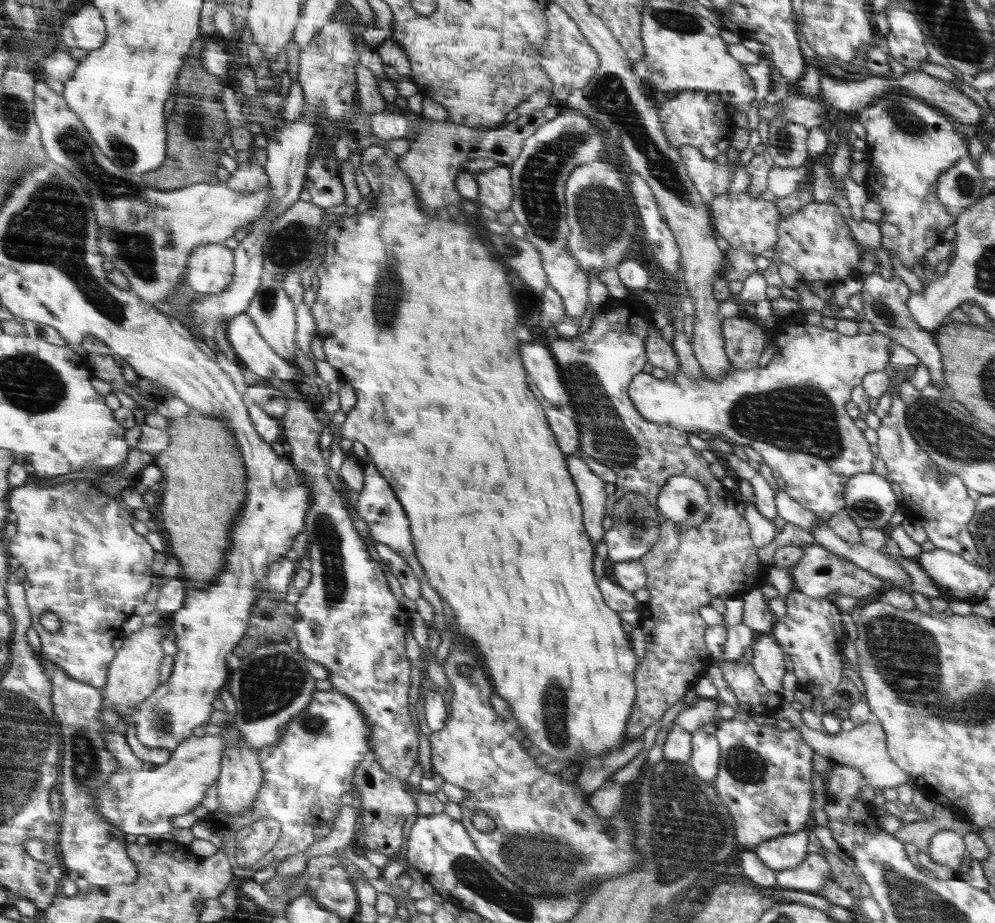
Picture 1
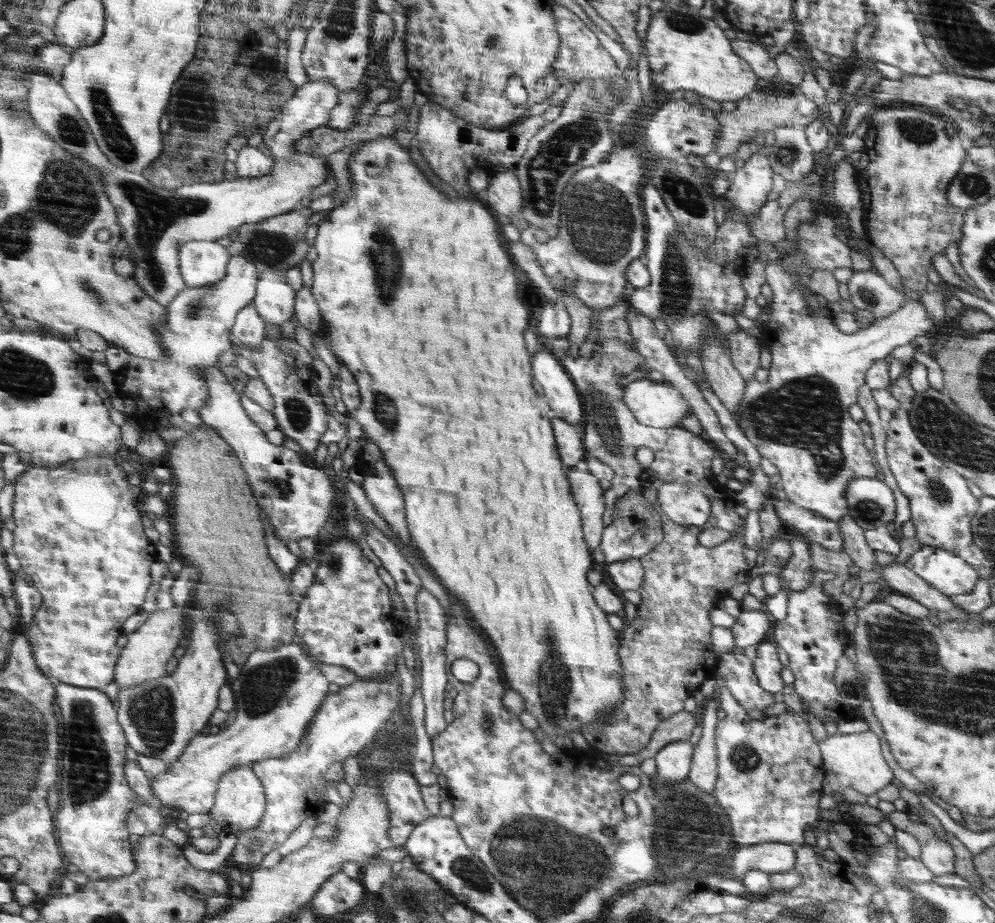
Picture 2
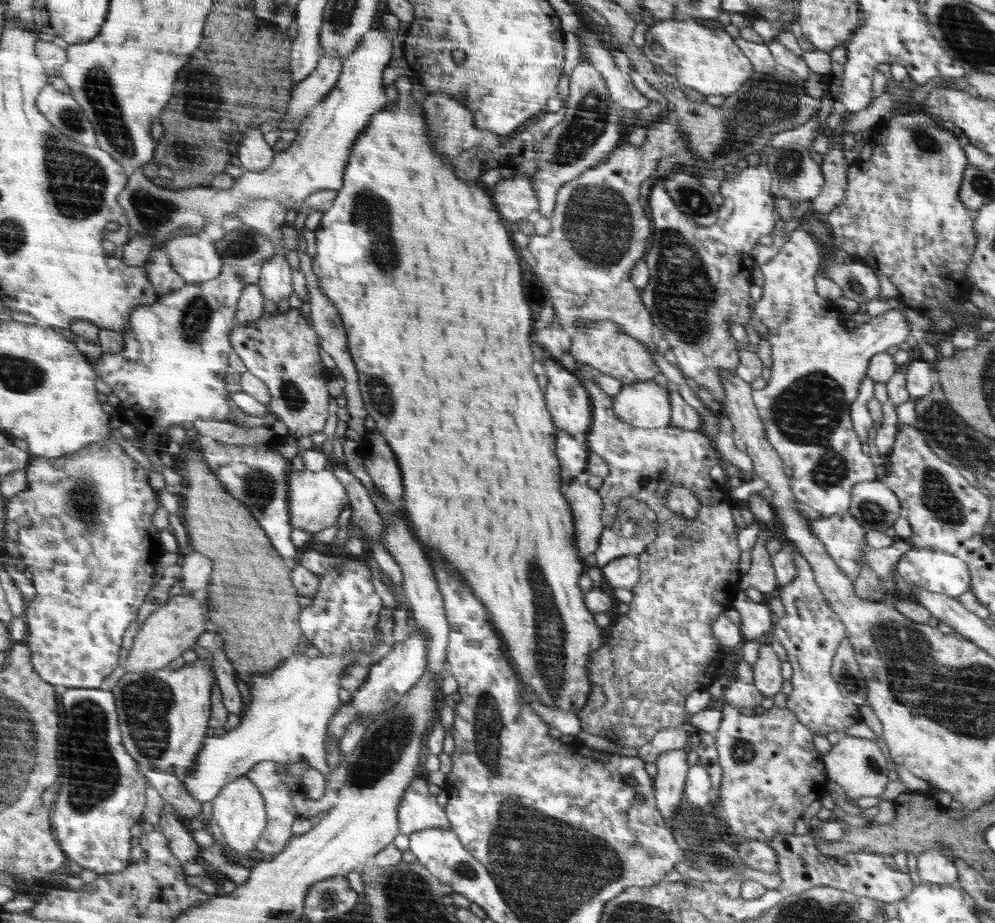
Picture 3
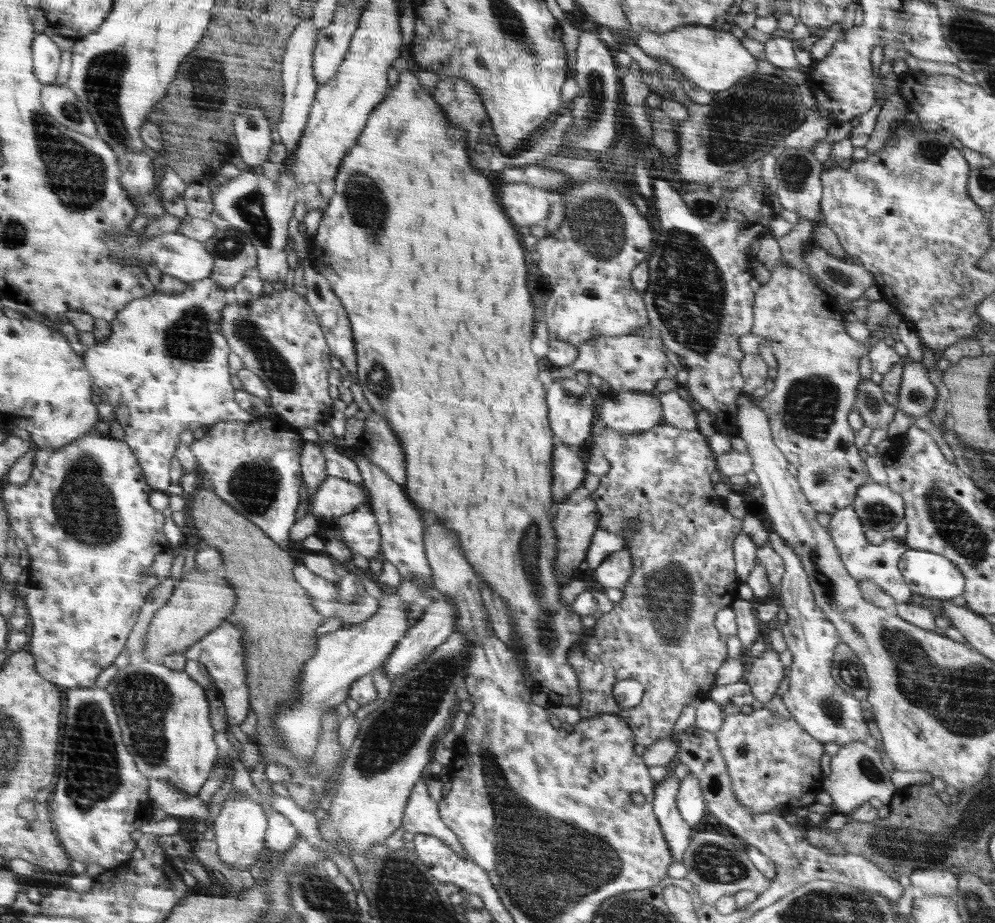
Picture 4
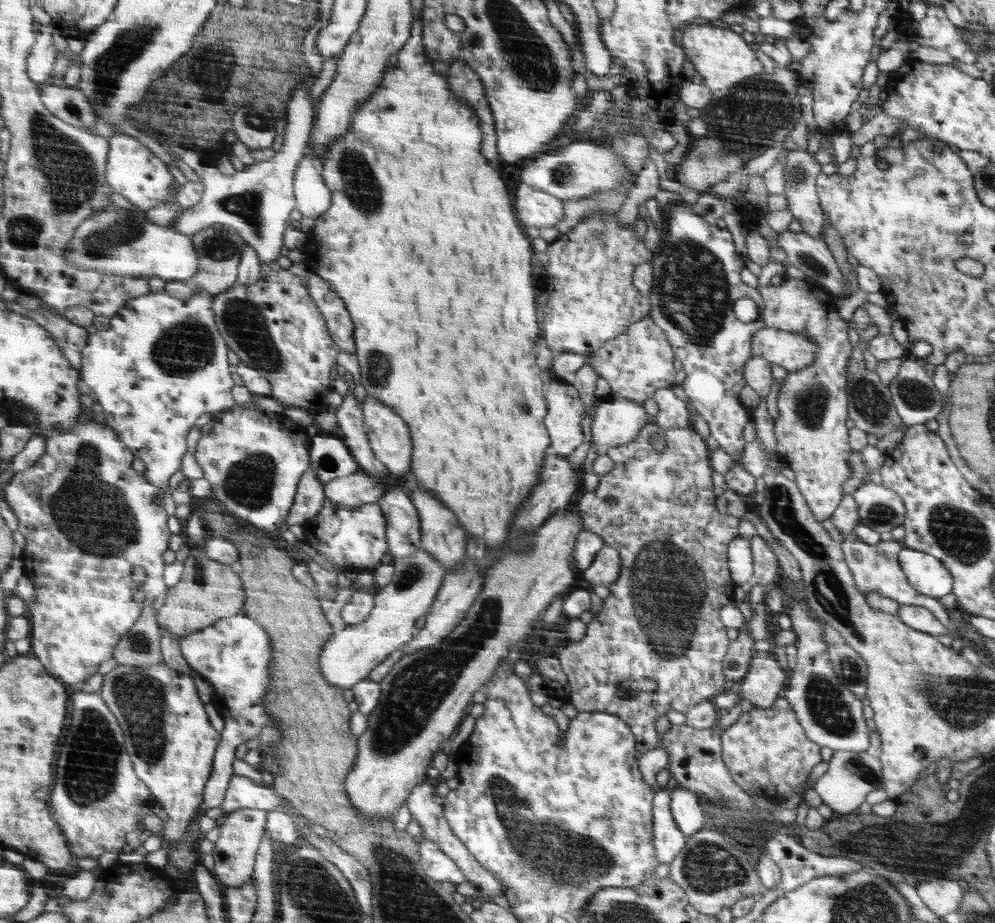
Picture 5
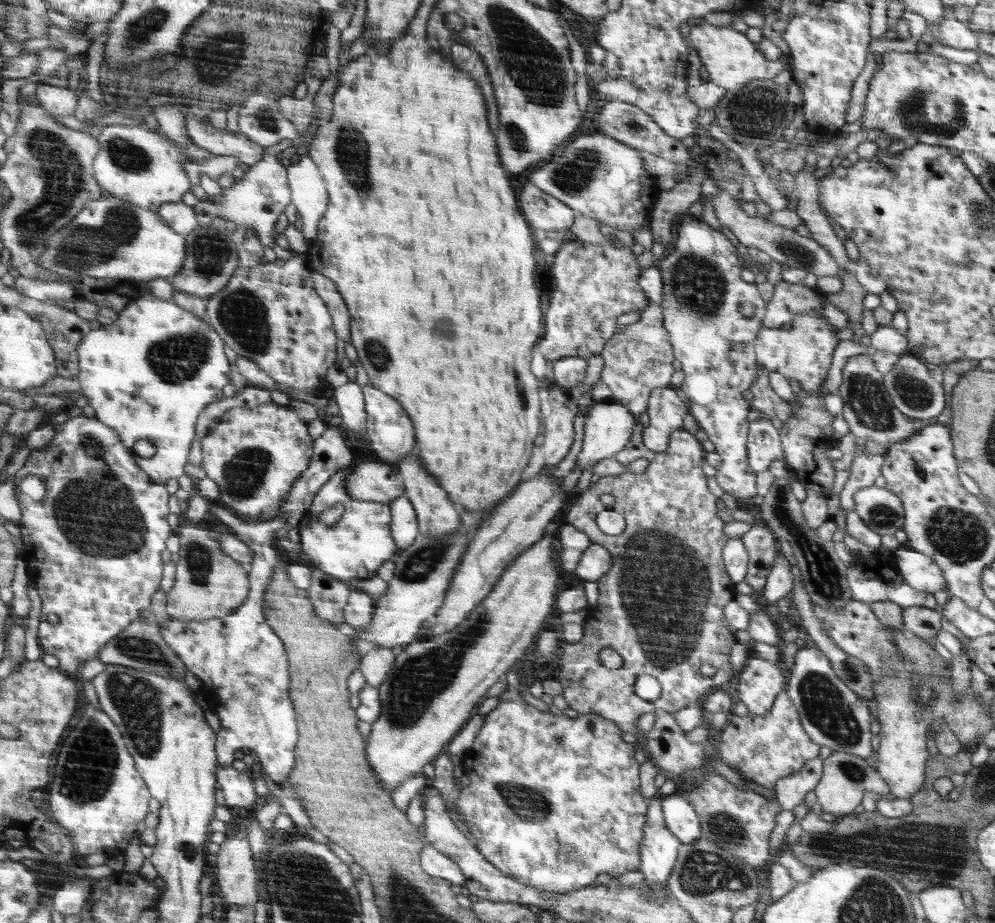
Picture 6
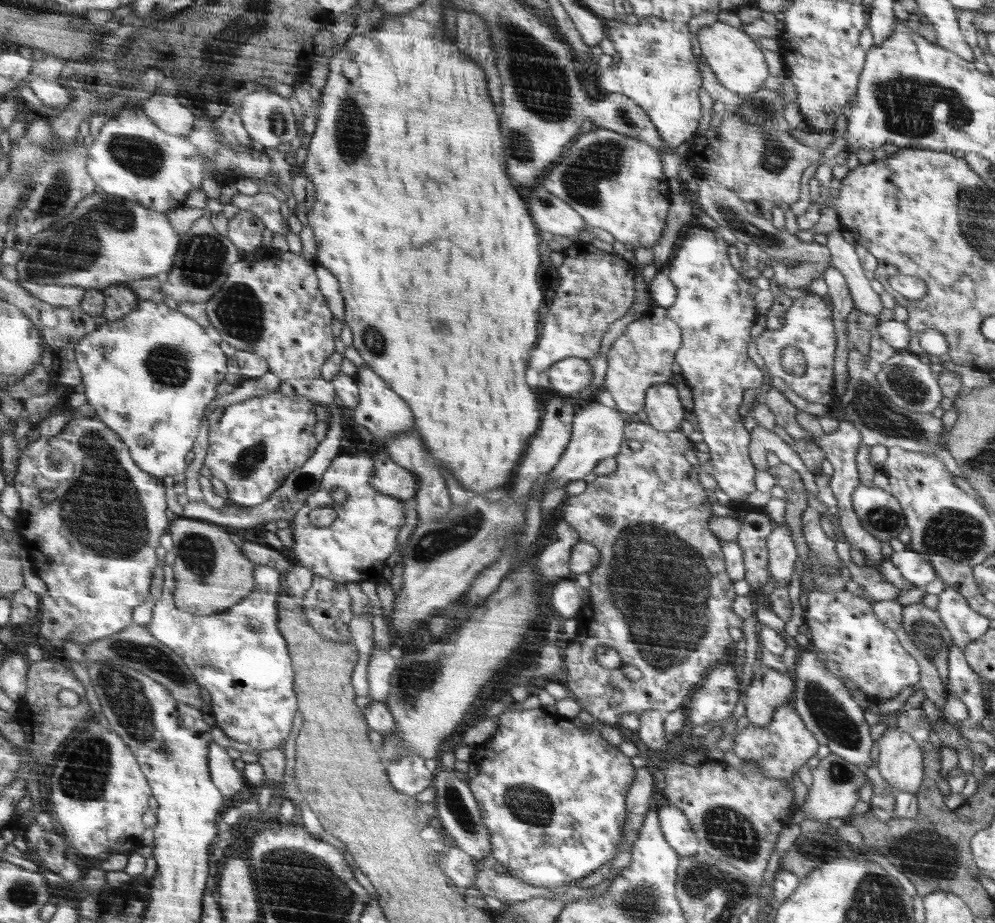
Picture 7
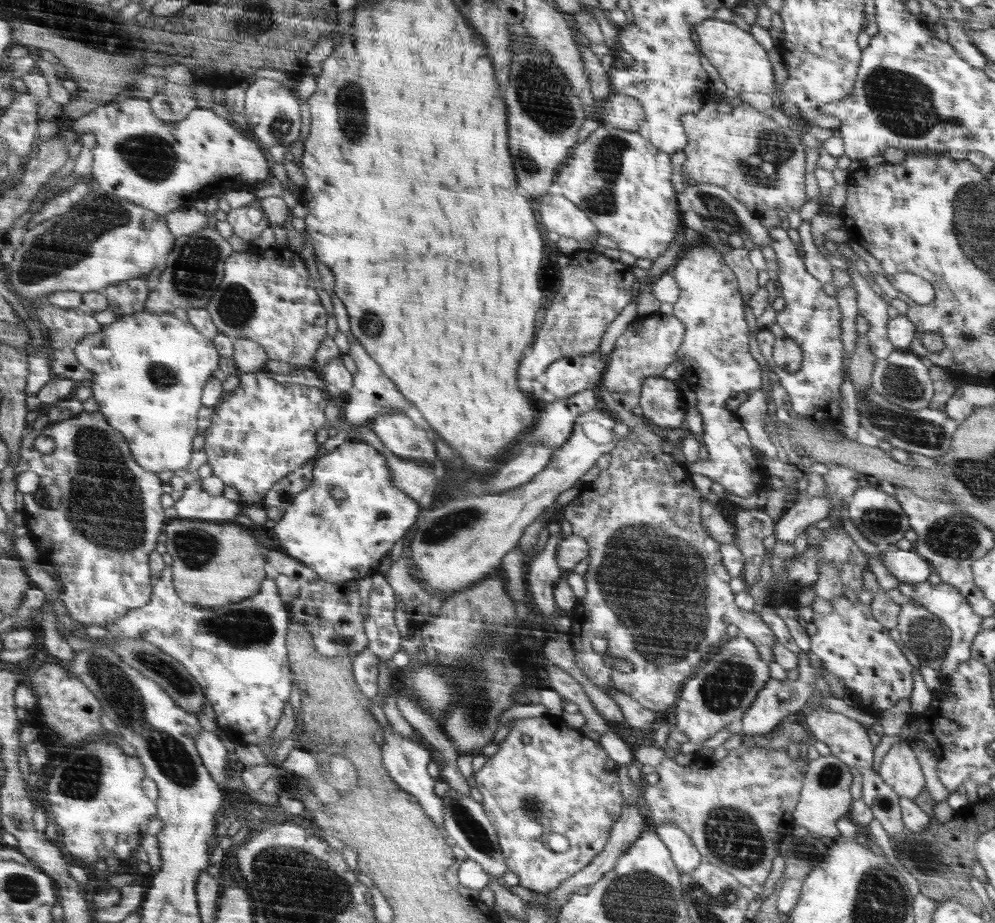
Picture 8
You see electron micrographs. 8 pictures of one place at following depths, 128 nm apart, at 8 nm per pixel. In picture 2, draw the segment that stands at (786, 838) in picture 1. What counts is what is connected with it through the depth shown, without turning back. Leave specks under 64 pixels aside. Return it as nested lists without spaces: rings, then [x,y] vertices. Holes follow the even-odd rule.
[[[781,842],[740,845],[732,862],[735,880],[741,880],[750,869],[768,874],[792,870],[797,864],[797,854],[793,845]]]

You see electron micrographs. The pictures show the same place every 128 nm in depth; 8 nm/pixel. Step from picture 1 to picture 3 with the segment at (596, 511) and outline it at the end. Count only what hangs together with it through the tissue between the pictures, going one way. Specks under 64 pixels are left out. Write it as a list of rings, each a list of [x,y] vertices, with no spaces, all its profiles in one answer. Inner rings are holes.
[[[570,482],[566,489],[566,500],[572,508],[575,545],[579,557],[587,557],[599,548],[600,534],[606,528],[602,524],[602,496],[594,488],[580,482]]]

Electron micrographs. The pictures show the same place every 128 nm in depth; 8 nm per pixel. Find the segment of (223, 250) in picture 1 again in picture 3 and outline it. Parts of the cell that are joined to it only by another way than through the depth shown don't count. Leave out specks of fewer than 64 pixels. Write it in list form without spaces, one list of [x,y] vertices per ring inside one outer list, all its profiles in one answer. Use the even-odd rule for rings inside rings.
[[[199,235],[177,236],[169,242],[168,258],[172,266],[190,284],[203,283],[218,278],[225,264],[216,242]]]

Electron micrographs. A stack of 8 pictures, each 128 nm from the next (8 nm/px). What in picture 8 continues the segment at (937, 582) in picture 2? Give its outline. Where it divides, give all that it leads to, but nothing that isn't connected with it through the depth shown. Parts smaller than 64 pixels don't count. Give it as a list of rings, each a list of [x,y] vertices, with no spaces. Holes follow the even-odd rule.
[[[898,549],[896,551],[881,551],[882,562],[887,566],[890,574],[906,584],[924,582],[930,576],[928,559],[916,551]]]

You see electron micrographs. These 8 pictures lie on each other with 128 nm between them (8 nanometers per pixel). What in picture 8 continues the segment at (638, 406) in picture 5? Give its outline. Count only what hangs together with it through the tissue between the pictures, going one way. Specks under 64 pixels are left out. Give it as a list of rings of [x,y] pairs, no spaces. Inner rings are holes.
[[[600,409],[582,413],[574,422],[573,432],[568,440],[555,450],[548,463],[547,469],[536,478],[521,485],[517,489],[511,489],[500,494],[488,496],[457,496],[444,503],[444,506],[428,509],[419,518],[416,530],[409,540],[411,543],[411,554],[414,554],[415,569],[419,578],[430,585],[436,591],[466,591],[483,580],[490,573],[494,573],[502,564],[502,558],[508,554],[518,542],[522,540],[527,528],[536,522],[544,514],[544,509],[552,505],[558,496],[575,486],[575,483],[586,474],[604,454],[612,454],[618,445],[620,436],[614,432],[615,419],[611,412]]]

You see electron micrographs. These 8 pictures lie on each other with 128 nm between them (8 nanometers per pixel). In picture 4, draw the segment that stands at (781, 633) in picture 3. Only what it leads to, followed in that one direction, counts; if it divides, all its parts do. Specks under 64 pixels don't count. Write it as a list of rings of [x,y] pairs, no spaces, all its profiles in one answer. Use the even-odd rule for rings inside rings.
[[[766,521],[763,524],[769,530],[769,545],[783,558],[785,566],[780,582],[780,605],[787,612],[787,619],[776,625],[792,654],[792,664],[788,691],[781,698],[796,722],[804,727],[807,734],[820,742],[835,742],[840,746],[849,742],[869,742],[868,720],[862,715],[860,701],[842,690],[831,675],[834,649],[841,641],[837,628],[814,602],[804,565],[794,549],[774,534]]]

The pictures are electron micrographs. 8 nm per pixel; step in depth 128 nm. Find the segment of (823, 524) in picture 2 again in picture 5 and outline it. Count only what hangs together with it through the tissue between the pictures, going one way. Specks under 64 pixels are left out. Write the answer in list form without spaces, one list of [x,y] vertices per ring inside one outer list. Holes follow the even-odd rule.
[[[844,494],[839,508],[832,514],[832,524],[840,531],[843,536],[841,543],[843,557],[854,575],[856,586],[860,594],[867,595],[868,592],[876,592],[880,596],[886,596],[894,600],[897,604],[906,606],[922,606],[931,610],[945,626],[949,626],[949,614],[946,613],[944,606],[938,599],[921,594],[915,590],[908,582],[906,575],[903,573],[899,563],[899,552],[903,549],[904,544],[900,541],[880,541],[878,544],[869,545],[858,537],[854,536],[854,527],[860,524],[860,518],[857,512],[857,504],[853,500],[853,495]]]

